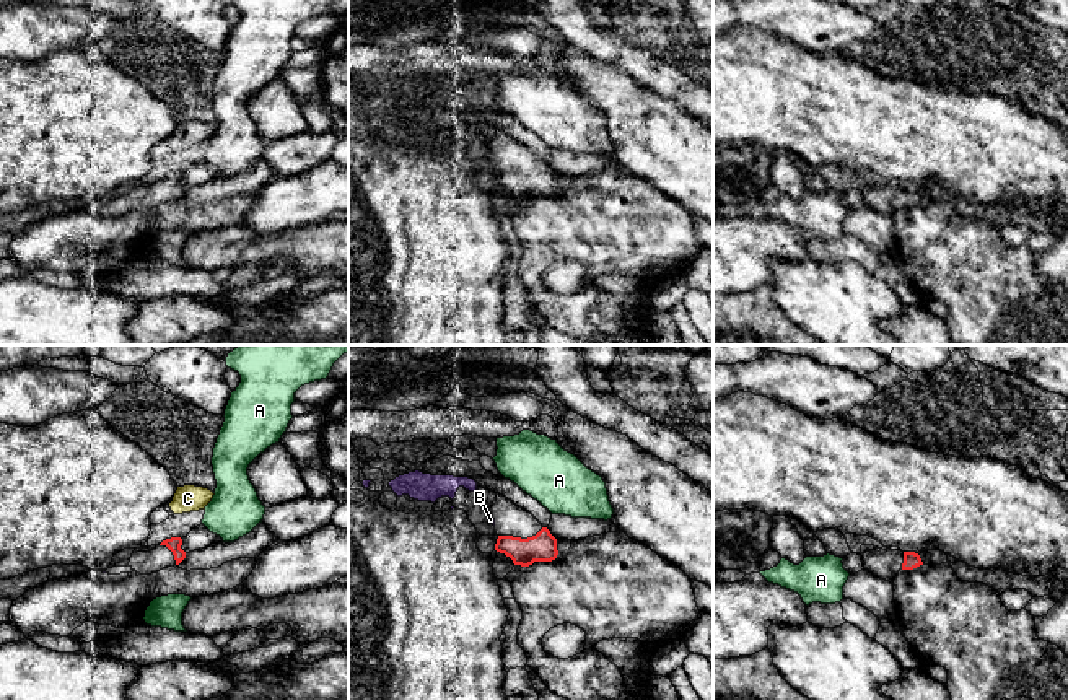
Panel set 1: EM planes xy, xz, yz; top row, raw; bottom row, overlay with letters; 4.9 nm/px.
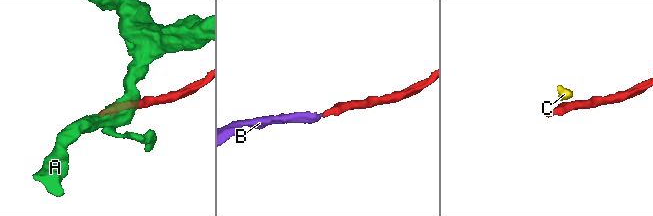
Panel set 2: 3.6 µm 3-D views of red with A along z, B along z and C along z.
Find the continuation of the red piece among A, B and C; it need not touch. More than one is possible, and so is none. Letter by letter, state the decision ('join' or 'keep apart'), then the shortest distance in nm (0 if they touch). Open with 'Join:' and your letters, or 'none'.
Join: B
A: keep apart | 80 nm
B: join | 60 nm
C: keep apart | 120 nm

